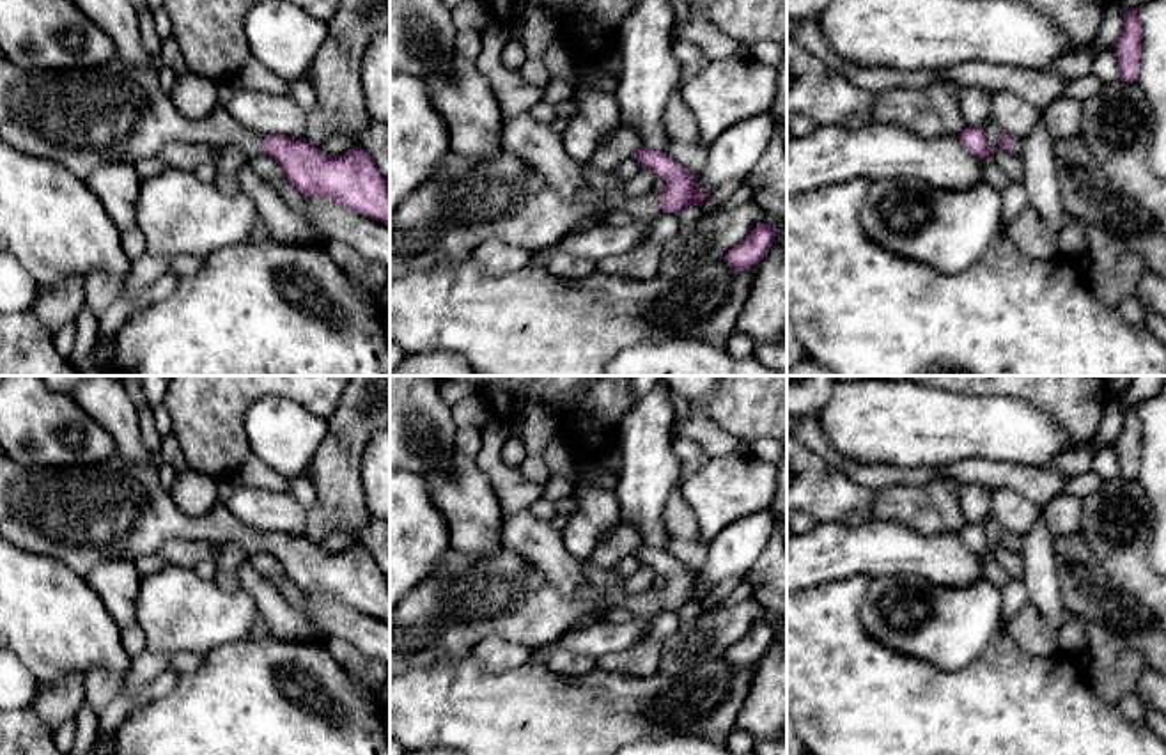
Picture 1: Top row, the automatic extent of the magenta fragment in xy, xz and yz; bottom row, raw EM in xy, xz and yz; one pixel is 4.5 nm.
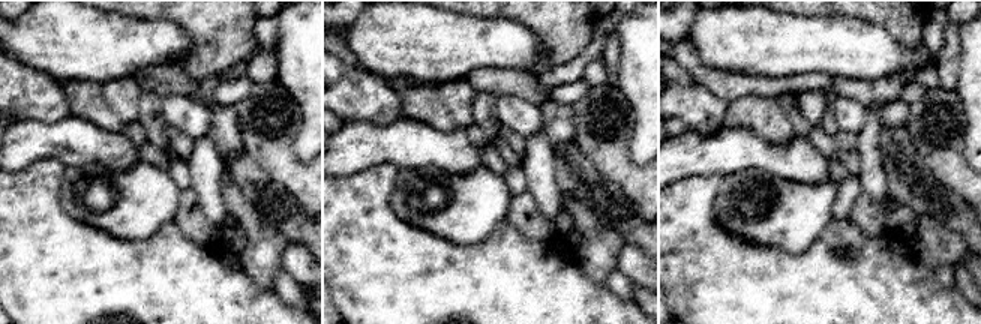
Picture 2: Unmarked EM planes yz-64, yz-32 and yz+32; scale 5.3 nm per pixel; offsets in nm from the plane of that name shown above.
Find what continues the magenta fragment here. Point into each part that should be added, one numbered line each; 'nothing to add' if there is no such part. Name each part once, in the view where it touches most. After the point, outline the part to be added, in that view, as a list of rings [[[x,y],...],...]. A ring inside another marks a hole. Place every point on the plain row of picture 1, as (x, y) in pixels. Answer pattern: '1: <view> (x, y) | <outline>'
1: xz (465, 599) | [[[450,548],[438,567],[390,610],[390,677],[457,661],[491,636],[535,650],[572,631],[581,617],[595,617],[611,608],[622,608],[634,617],[656,617],[663,610],[654,587],[631,594],[626,580],[617,580],[608,590],[583,583],[574,595],[564,595],[540,569],[507,548],[486,558]]]

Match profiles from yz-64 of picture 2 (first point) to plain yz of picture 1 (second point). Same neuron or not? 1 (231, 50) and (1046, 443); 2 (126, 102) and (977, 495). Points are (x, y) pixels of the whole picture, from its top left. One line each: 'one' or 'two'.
1: two
2: two

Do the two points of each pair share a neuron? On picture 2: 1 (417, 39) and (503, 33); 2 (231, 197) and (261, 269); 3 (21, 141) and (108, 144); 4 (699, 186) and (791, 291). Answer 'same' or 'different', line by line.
1: same
2: same
3: same
4: same

